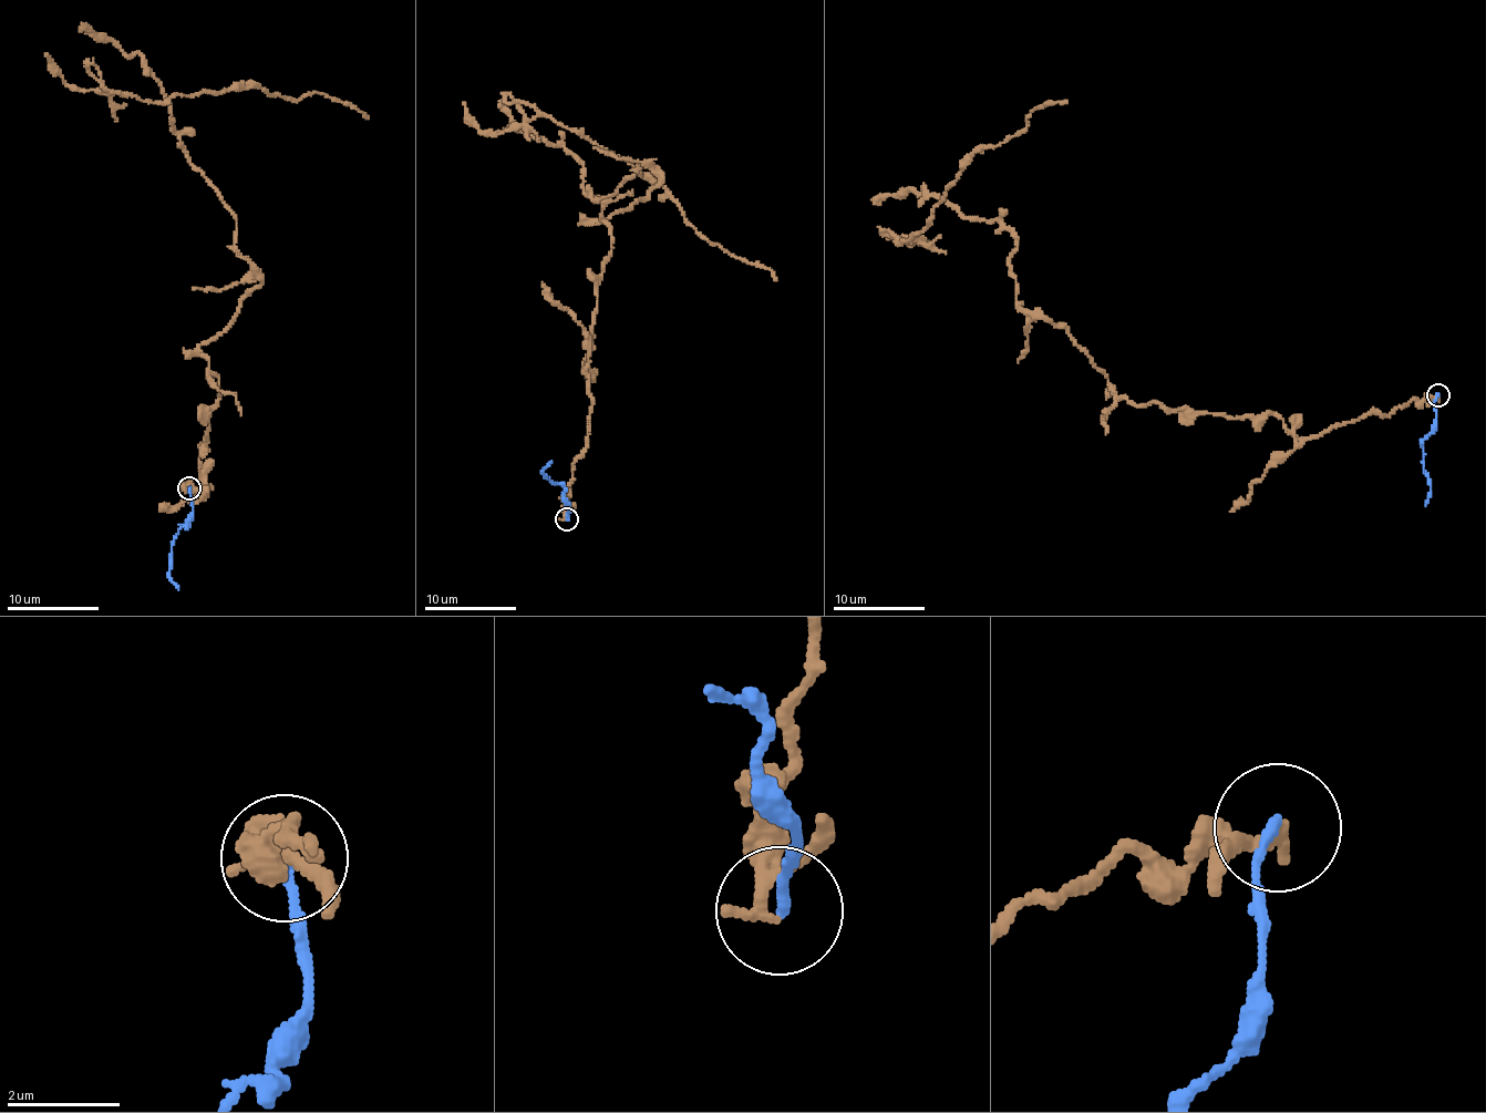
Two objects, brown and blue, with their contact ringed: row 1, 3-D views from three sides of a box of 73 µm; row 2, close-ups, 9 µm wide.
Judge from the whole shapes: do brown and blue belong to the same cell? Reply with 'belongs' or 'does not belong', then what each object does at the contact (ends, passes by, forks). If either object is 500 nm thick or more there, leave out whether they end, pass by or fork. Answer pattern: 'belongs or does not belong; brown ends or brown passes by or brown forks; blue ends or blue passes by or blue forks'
does not belong; brown passes by; blue ends

